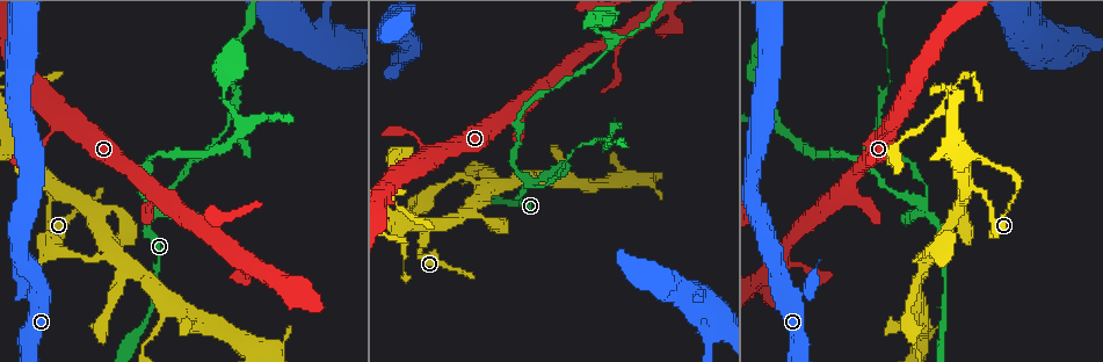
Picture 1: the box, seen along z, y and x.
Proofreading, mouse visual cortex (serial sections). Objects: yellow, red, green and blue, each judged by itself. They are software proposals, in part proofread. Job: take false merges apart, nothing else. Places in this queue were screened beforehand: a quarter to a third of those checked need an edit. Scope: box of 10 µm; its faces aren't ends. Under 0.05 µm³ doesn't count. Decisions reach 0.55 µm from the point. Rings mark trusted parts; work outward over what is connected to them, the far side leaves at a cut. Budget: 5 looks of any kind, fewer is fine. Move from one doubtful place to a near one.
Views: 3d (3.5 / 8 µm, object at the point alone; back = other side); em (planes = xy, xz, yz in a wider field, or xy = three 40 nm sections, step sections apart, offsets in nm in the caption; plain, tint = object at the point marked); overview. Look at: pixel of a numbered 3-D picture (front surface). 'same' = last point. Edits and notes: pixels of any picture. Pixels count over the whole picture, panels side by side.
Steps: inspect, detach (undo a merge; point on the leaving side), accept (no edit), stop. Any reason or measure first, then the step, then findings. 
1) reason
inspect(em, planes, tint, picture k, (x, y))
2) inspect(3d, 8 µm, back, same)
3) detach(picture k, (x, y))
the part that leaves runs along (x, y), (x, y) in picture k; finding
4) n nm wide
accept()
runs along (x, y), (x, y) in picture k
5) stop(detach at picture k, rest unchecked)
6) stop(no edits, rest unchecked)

sudden change in width
inspect(3d, 3.5 µm, picture 1, (424, 227))

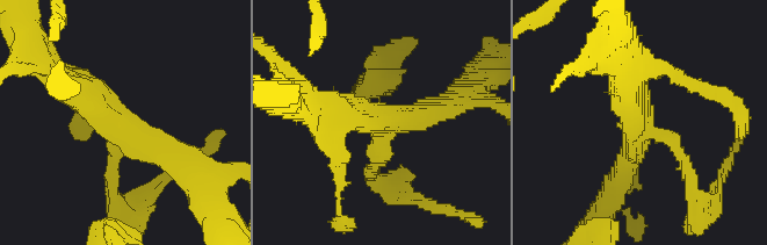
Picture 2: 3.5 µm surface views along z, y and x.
3 arms; arms of 200, 350, 400 nm
inspect(em, xy, step 5, tint, picture 2, (120, 132))

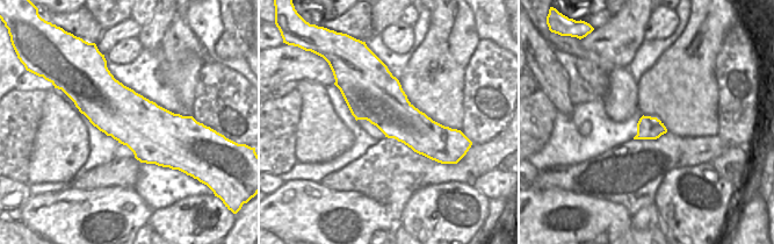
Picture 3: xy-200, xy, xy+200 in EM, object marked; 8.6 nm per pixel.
accept()
runs along (374, 174), (381, 127), (441, 106) in picture 2; continuous, no second cell

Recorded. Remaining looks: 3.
thick turns thin
inspect(3d, 8 µm, picture 1, (396, 71))

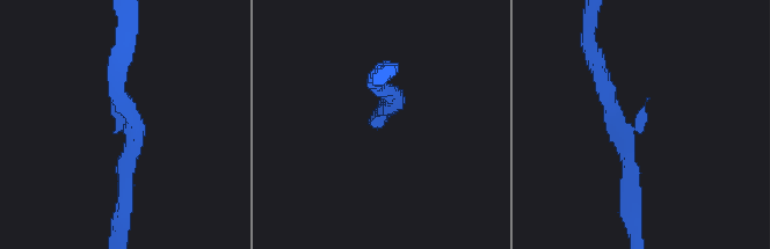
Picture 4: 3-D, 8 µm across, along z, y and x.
now the EM
inspect(em, xy, step 3, tint, same)

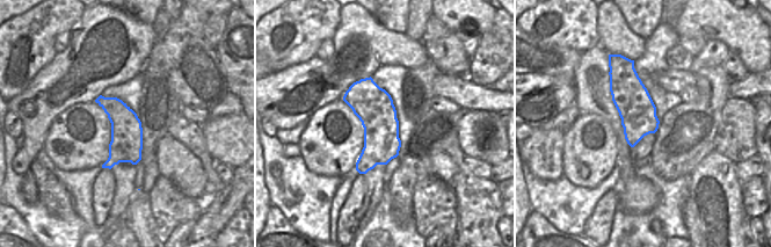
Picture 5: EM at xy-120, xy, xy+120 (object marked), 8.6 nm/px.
detach(picture 4, (643, 114))
the part that leaves runs along (634, 127), (641, 119), (648, 97) in picture 4; two cells meet here

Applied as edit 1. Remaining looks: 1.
stop(detach at picture 4, rest unchecked)

